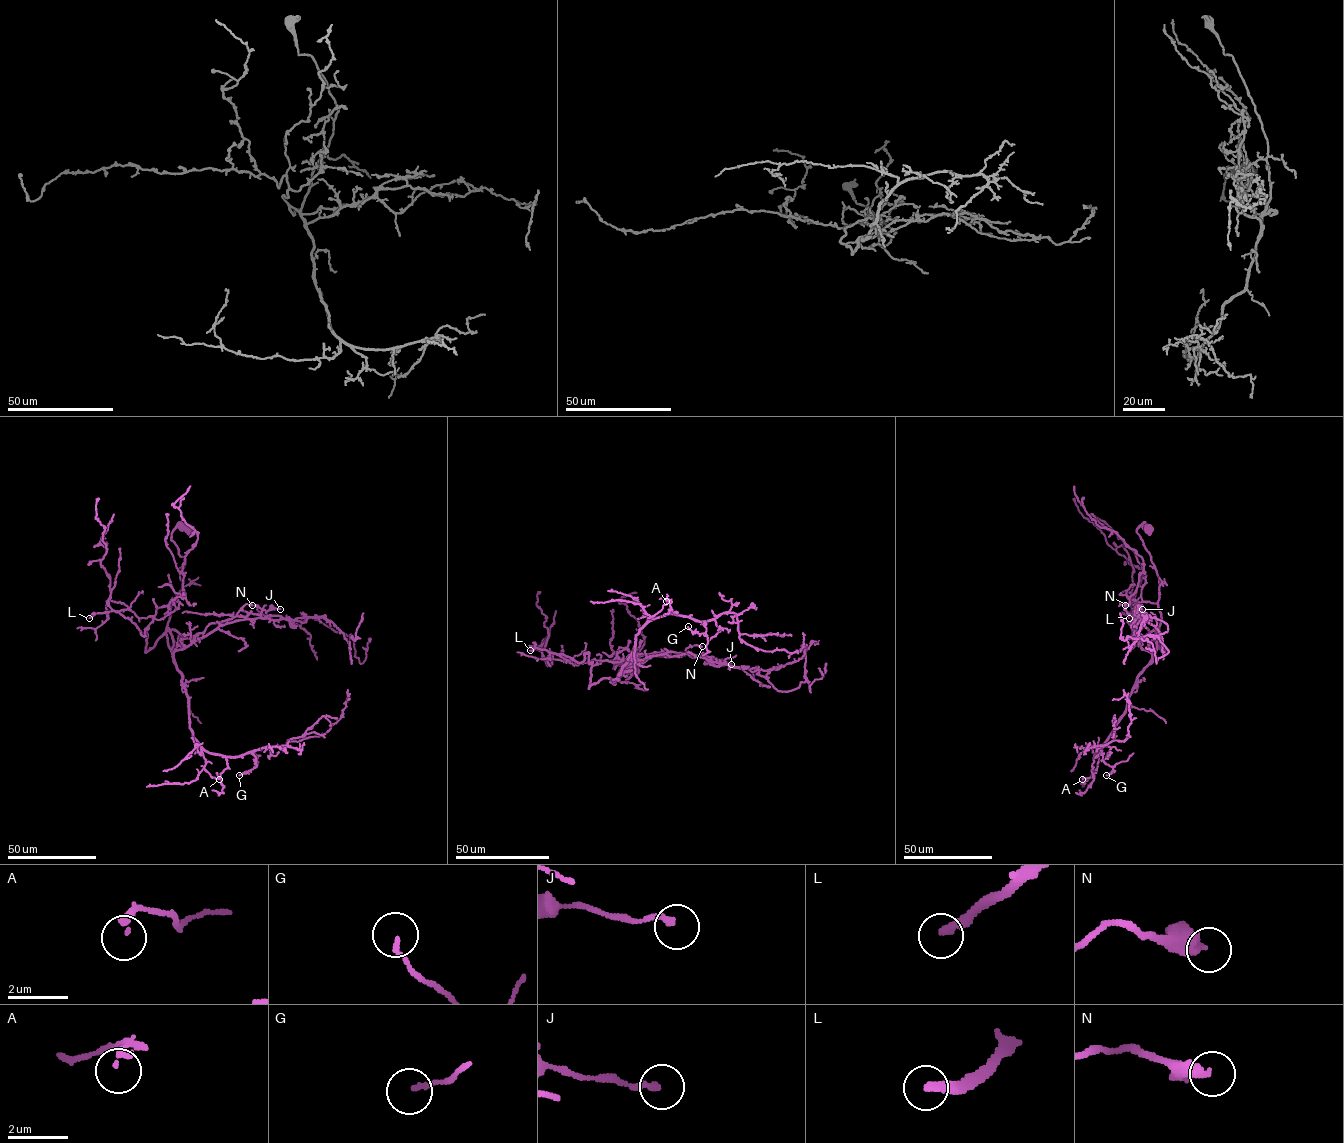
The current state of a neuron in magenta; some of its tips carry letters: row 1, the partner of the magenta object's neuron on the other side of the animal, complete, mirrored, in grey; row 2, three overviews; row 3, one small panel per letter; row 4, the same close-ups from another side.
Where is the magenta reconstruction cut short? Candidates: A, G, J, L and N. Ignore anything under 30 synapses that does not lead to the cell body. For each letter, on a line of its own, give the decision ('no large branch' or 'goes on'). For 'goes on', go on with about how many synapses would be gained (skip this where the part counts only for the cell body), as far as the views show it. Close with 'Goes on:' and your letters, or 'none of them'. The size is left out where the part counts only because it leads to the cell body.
A: no large branch
G: no large branch
J: no large branch
L: goes on | 140 syn
N: no large branch
Goes on: L

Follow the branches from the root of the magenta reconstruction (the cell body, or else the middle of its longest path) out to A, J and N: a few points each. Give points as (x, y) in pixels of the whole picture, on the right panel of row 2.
A: (1147, 528), (1136, 532), (1159, 580), (1156, 649), (1098, 751), (1096, 771), (1082, 779)
J: (1147, 528), (1136, 532), (1159, 580), (1155, 650), (1156, 629), (1143, 638), (1135, 631), (1133, 614), (1142, 609)
N: (1147, 528), (1141, 526), (1136, 532), (1159, 580), (1155, 650), (1157, 630), (1143, 638), (1137, 633), (1125, 605)

